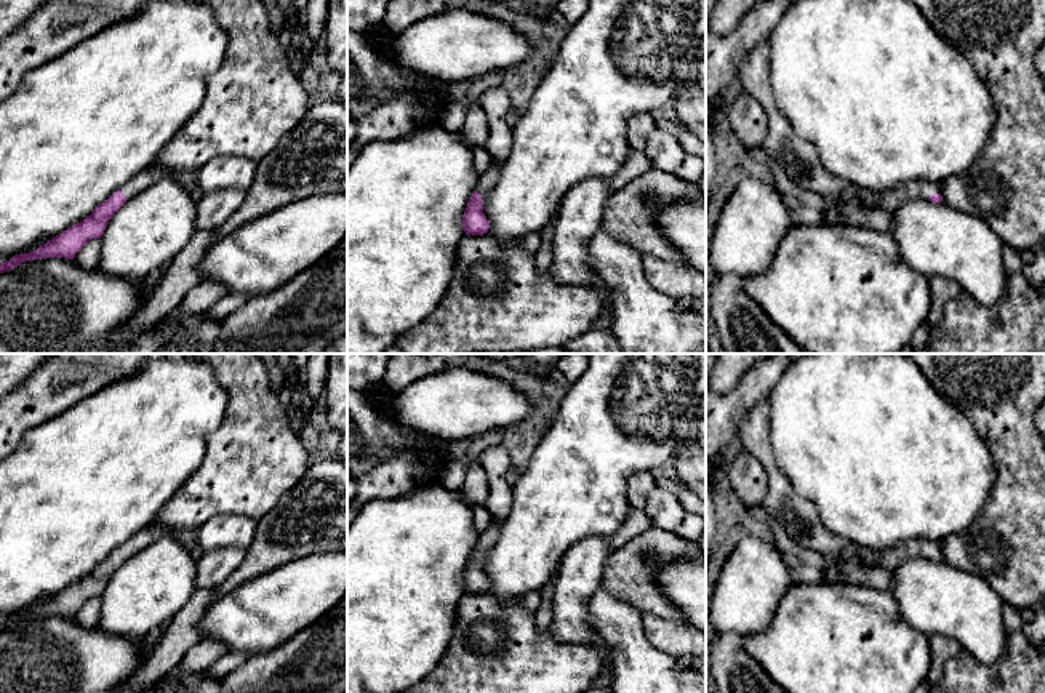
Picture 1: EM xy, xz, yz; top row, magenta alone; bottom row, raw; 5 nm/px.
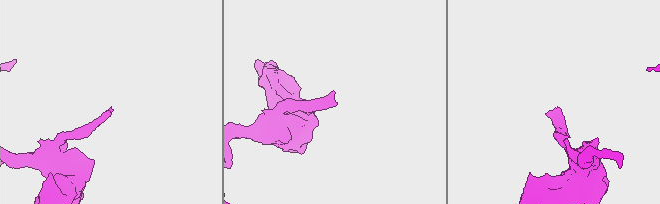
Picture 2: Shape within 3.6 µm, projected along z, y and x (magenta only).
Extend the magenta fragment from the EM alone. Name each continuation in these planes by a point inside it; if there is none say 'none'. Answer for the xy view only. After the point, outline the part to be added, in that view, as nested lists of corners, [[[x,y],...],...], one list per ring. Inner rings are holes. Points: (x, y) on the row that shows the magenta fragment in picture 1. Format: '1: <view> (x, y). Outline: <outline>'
1: xy (143, 180). Outline: [[[152,165],[150,168],[139,171],[136,176],[133,176],[128,182],[125,182],[120,190],[126,195],[126,200],[133,198],[154,182],[166,178],[166,171],[157,165]]]

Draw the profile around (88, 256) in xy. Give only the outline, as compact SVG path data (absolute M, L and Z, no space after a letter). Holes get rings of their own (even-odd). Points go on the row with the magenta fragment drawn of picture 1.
M93 238L75 254L74 259L83 269L94 269L99 262L101 250L101 238Z

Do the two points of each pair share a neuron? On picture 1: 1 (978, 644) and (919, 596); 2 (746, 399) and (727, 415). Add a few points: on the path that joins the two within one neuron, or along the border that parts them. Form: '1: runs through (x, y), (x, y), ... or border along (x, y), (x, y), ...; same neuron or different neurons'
1: runs through (964, 629), (933, 599); same neuron
2: runs through (741, 400), (732, 410); same neuron

